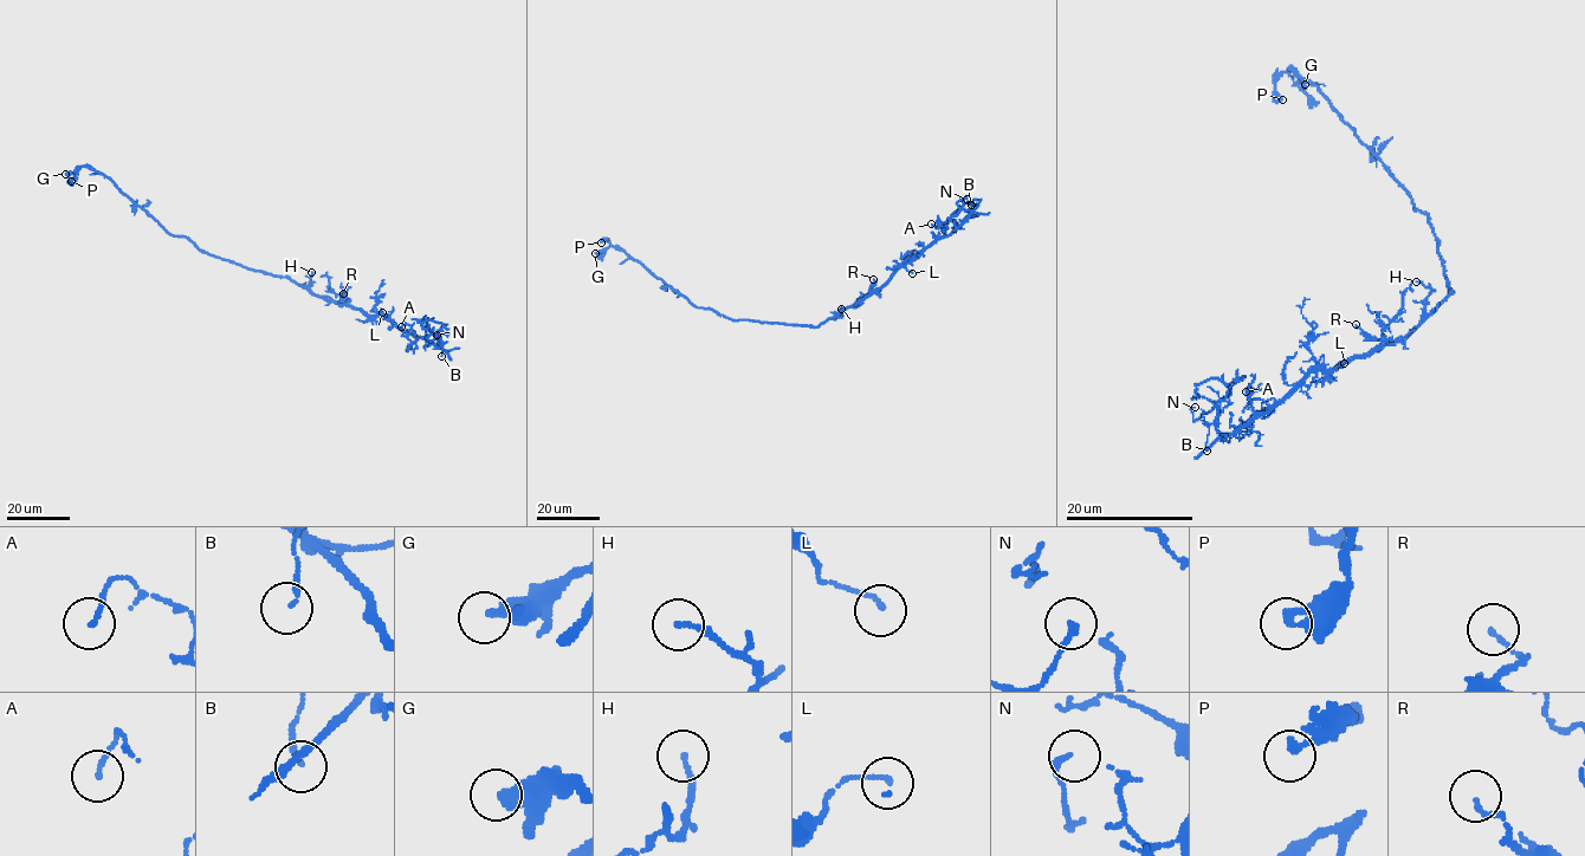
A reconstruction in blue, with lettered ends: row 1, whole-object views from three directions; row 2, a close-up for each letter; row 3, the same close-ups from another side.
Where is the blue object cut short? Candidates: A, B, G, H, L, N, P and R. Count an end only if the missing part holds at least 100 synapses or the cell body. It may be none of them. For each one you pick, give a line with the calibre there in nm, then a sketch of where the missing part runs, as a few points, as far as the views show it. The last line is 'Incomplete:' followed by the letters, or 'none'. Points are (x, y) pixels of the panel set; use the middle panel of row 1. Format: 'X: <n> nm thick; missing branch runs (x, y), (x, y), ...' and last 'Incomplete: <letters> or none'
Incomplete: none

